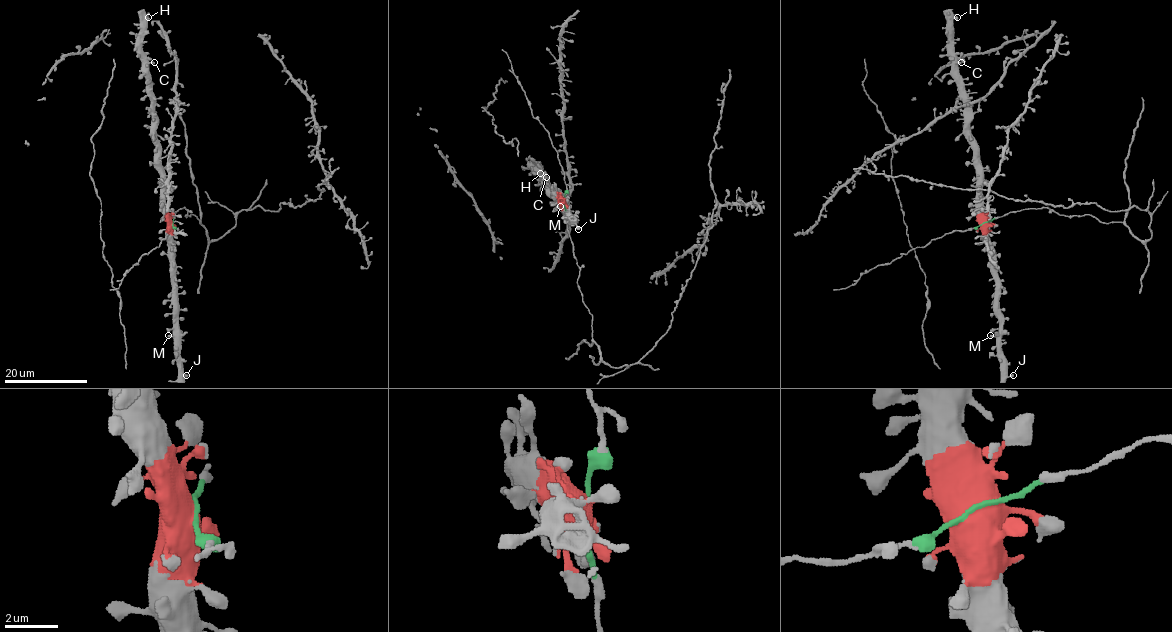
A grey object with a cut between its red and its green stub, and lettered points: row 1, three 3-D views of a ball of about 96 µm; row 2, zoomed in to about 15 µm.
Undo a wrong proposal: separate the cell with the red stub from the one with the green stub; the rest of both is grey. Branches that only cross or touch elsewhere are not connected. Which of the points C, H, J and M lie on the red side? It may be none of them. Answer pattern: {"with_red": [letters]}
{"with_red": ["C", "H", "J", "M"]}

